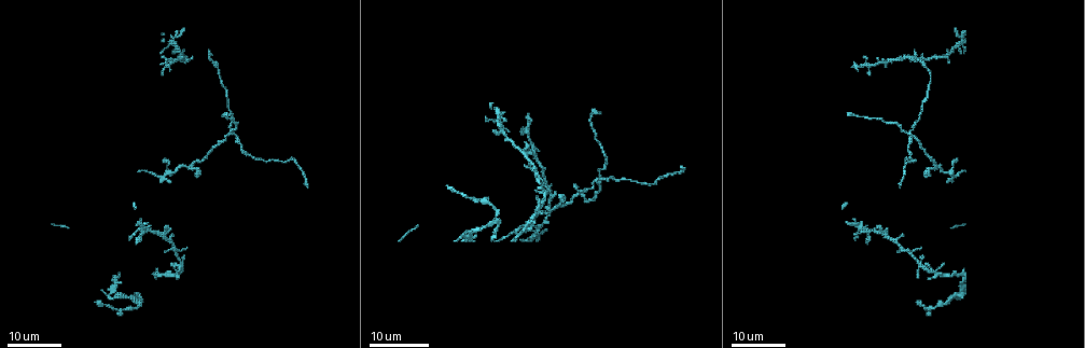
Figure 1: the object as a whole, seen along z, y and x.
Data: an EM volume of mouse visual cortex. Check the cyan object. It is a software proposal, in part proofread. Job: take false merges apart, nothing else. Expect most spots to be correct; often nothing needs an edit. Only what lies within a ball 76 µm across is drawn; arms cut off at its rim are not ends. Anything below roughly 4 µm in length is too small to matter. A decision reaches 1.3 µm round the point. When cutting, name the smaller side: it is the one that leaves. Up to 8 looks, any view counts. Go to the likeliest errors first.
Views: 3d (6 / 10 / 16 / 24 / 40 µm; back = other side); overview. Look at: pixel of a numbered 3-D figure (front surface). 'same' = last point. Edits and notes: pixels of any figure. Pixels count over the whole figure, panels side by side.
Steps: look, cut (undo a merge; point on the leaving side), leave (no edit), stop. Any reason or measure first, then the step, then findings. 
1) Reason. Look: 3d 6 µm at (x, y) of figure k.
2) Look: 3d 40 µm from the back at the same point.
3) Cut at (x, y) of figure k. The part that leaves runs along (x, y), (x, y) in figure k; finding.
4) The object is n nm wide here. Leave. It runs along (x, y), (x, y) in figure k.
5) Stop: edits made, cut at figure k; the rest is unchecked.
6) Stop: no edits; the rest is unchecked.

Looks like a crossing. Look: 3d 16 µm at (909, 130) of figure 1.

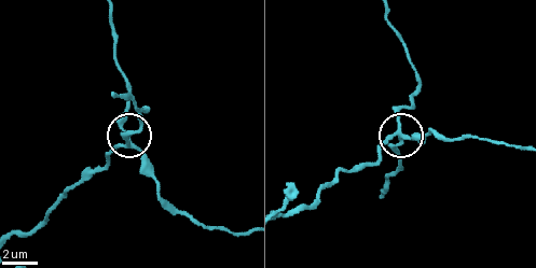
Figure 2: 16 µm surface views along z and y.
Look: 3d 10 µm at (399, 137) of figure 2.

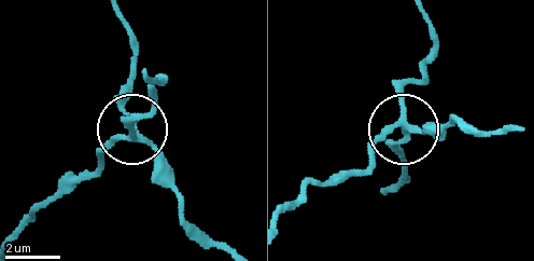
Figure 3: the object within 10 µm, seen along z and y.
The object is 210 nm wide here. Cut at (124, 124) of figure 3. The part that leaves runs along (127, 139), (39, 202), (16, 236) in figure 3; a second neuron is stuck on.

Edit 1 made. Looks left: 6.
Branch point. Look: 3d 24 µm at (163, 239) of figure 1.

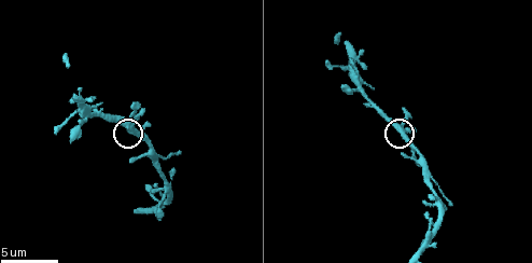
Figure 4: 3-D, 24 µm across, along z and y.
Look: 3d 10 µm at (127, 129) of figure 4.

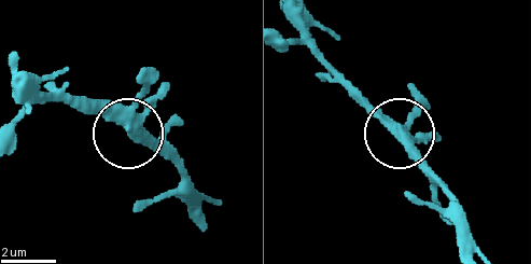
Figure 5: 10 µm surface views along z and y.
Leave. All the same neuron.

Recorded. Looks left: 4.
Four arms meet. Look: 3d 24 µm at (172, 38) of figure 1.

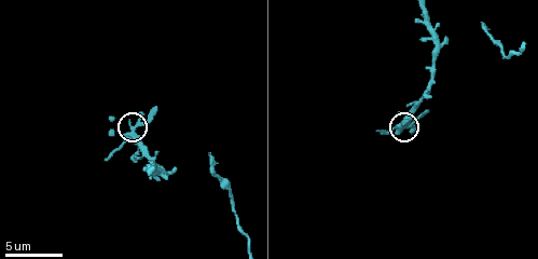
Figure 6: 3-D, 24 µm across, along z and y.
Look: 3d 10 µm at (135, 128) of figure 6.

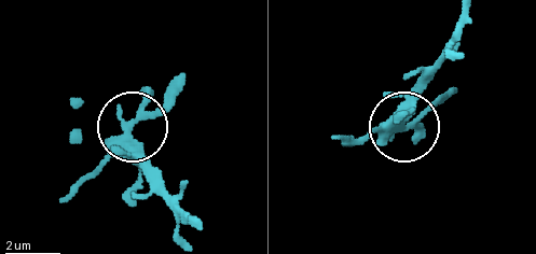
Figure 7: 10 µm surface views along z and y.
The object is 340 nm wide here. Leave. It runs along (193, 224), (133, 133), (177, 87) in figure 7; continuous, no second neuron.

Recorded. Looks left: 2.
Stop: edits made, cut at figure 3; the rest is unchecked.

